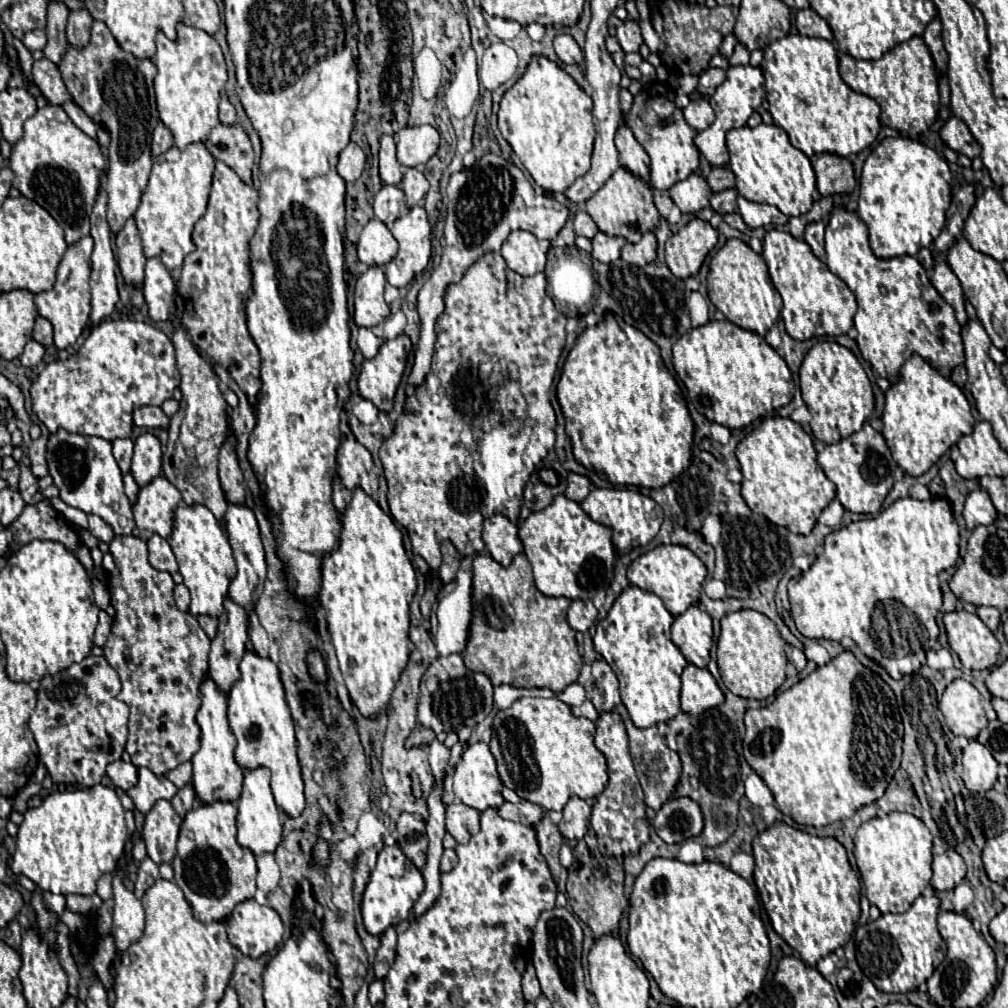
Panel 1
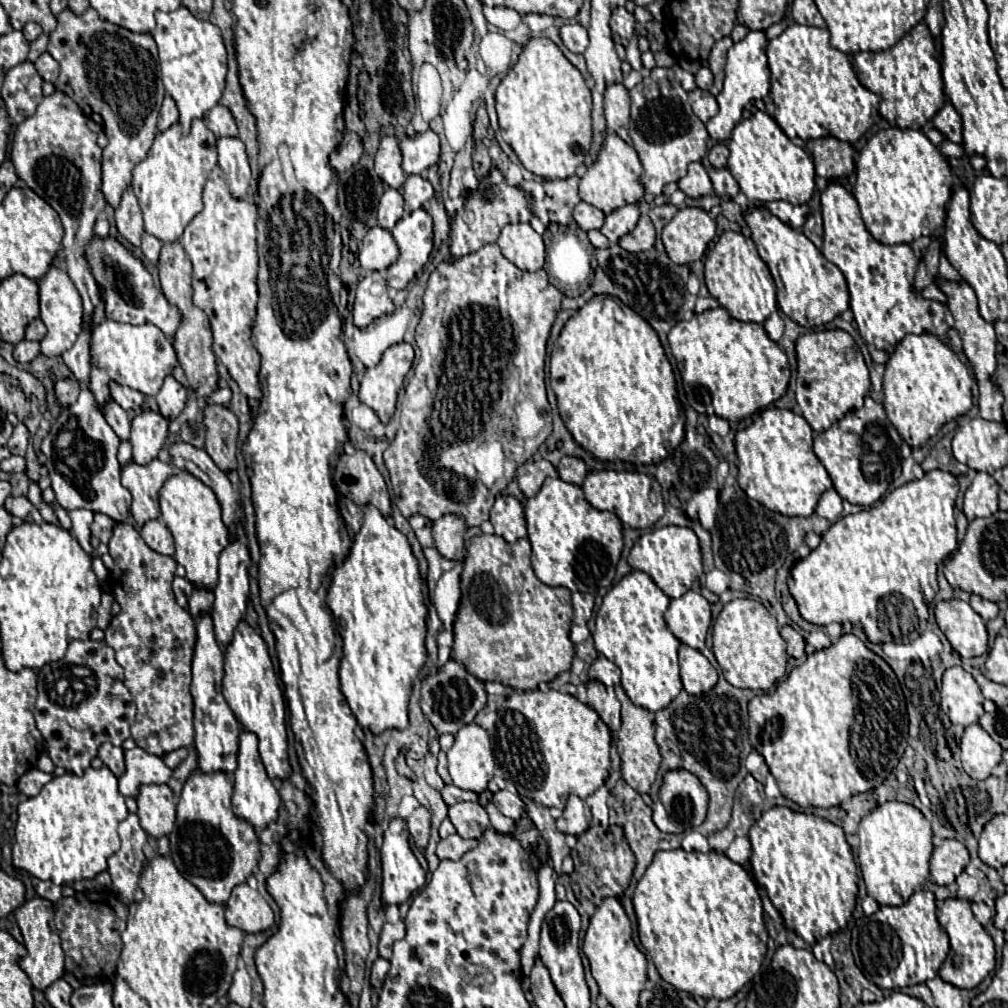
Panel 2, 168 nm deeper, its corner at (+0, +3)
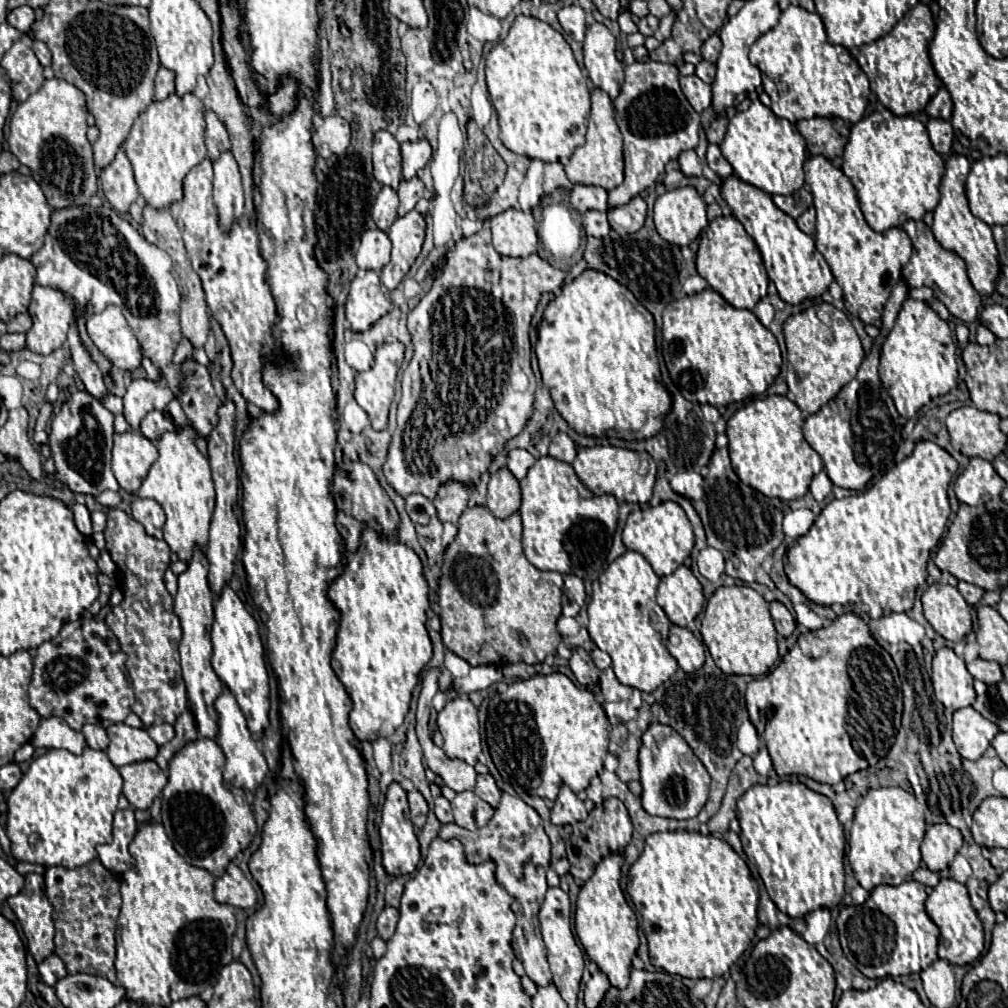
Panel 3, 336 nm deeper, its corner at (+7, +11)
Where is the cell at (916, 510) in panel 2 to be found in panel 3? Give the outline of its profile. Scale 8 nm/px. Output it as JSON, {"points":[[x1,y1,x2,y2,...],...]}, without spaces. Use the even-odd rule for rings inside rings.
{"points":[[921,441,917,443,915,451,911,457,903,459,901,463,896,463,891,471,887,471,877,483,873,483,867,491,859,493,859,495,851,495,851,497,845,497,845,499,833,499,823,511,821,515,815,519,813,527,809,529,807,535,799,537,797,543,787,551,787,565,785,565,785,573,791,581,791,585,795,585,811,603,817,603,817,605,823,605,823,607,831,607,833,603,841,603,841,605,867,605,869,607,869,615,871,619,879,619,881,617,881,609,889,609,889,611,895,611,895,613,907,613,911,607,913,607,913,601,915,601,915,593,917,593,917,587,919,585,925,585,925,579,927,579,927,561,929,561,929,555,931,555,931,549,935,549,939,545,942,537,945,534,947,523,949,519,949,498,947,490,953,475,957,473,957,461,945,451,941,449,939,445,931,443,931,441]]}

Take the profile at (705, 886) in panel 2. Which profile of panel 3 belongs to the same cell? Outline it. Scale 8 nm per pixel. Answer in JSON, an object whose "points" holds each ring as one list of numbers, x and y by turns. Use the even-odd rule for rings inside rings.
{"points":[[689,831,645,839,641,859,629,869,627,893,641,915,651,963,687,979,717,979,749,949,757,921,759,887,747,863,721,839]]}

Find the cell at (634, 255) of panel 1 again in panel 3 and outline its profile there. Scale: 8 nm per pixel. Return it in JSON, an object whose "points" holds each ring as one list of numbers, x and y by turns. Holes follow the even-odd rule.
{"points":[[639,195,633,197,627,205,621,205,617,209,607,211,609,225,619,235,637,233,643,227,643,223,645,223,645,213,647,213,647,205,645,205,645,201]]}

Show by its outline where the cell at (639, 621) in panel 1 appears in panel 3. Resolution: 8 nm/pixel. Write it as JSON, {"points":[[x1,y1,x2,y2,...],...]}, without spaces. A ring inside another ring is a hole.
{"points":[[627,551,625,555,617,557,605,573,601,573,587,605,587,631,593,643,611,655,611,667,619,683,643,693,653,693,661,683,669,681,679,667,667,651,667,635,671,623,655,601,659,581,661,579,655,575,641,553]]}

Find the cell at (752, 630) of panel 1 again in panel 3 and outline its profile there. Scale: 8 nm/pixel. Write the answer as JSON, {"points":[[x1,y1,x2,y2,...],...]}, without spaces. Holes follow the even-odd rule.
{"points":[[719,587,705,607,701,637,713,661,725,675,765,675,777,661,777,631,769,603,751,587]]}

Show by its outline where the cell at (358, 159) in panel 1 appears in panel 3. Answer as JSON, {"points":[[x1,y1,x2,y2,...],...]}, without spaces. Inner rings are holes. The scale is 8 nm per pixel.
{"points":[[339,115,325,117,321,125,317,125,313,131,313,145,321,157,343,153,349,147,349,141,351,141,351,127]]}

